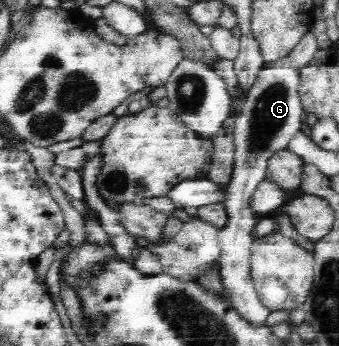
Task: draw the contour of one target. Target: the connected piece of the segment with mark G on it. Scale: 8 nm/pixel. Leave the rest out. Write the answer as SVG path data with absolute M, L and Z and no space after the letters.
M308 29L286 59L268 63L260 70L241 107L240 115L233 119L233 168L222 201L226 208L228 223L218 232L221 249L218 261L221 263L222 282L225 283L228 299L250 326L264 326L271 311L258 299L251 281L250 248L254 241L253 233L257 221L249 201L258 184L265 180L268 159L284 150L290 139L300 132L304 113L298 93L298 69L305 66L317 51L318 41L314 33Z

